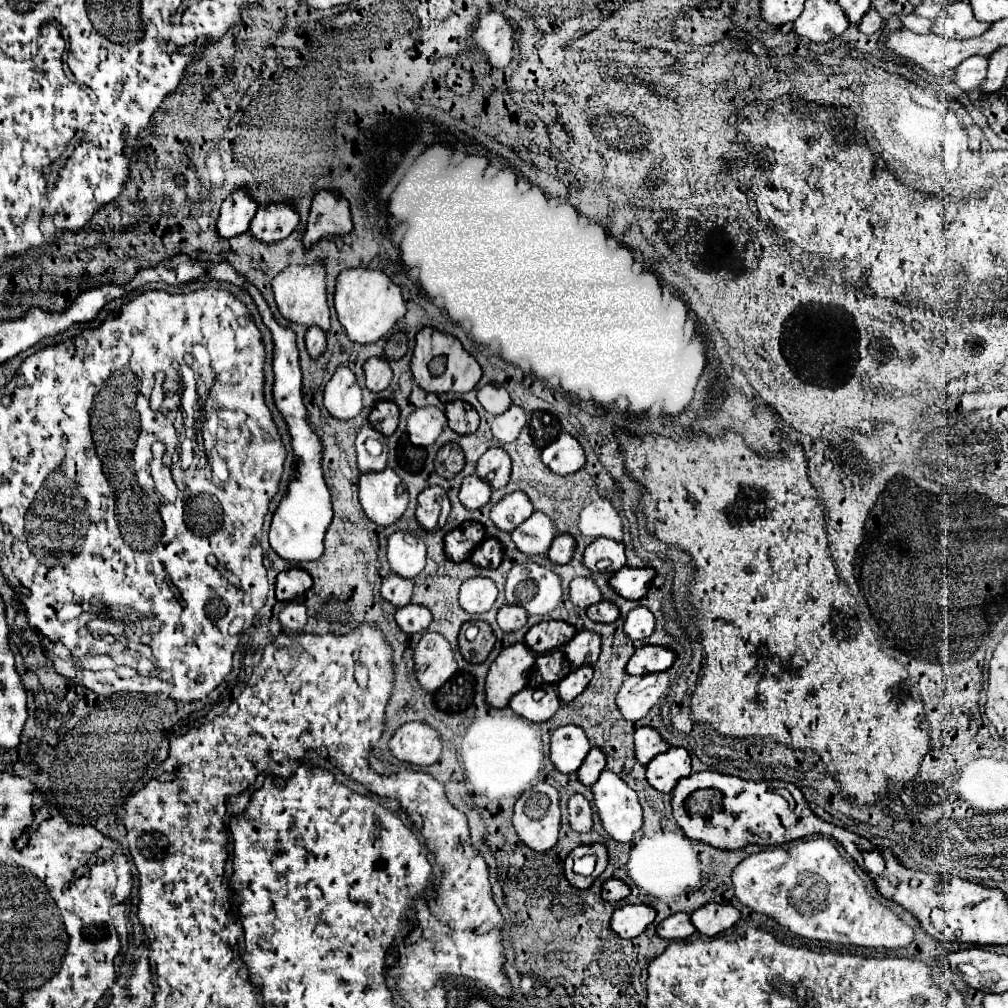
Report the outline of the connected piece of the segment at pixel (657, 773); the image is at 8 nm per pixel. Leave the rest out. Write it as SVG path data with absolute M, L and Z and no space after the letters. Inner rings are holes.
M670 748L658 754L646 768L646 778L652 788L660 792L672 792L680 778L690 776L692 758L686 748Z

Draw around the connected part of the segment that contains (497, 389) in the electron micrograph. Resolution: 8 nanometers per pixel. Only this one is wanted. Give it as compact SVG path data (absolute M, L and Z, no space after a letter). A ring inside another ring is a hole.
M486 384L486 386L482 386L478 390L478 402L492 416L498 416L498 414L506 412L510 408L510 404L512 404L508 390L504 386L498 386L498 384Z

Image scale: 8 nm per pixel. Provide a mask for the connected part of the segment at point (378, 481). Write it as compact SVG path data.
M386 466L382 472L360 476L360 502L370 520L380 526L394 524L408 506L408 492L400 490L398 474Z

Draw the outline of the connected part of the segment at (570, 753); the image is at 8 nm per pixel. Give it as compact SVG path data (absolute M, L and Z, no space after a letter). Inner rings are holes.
M572 724L554 730L550 740L550 758L560 772L564 774L578 772L588 750L590 750L590 742L582 732L582 728Z

